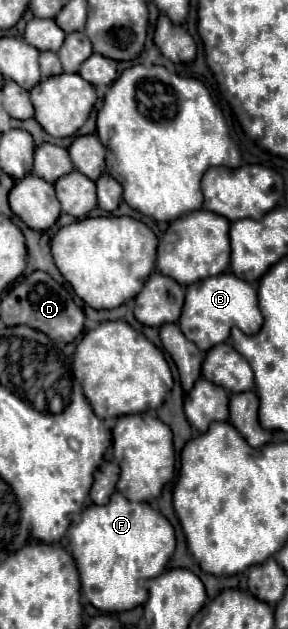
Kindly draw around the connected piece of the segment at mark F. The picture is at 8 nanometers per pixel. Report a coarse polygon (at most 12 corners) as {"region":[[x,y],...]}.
{"region":[[114,492],[70,526],[82,594],[106,612],[146,602],[174,528]]}

